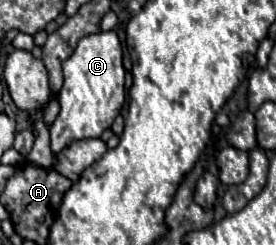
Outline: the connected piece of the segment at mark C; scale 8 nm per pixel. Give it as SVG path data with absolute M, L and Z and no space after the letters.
M102 31L84 37L82 41L78 41L76 51L64 61L62 67L64 67L64 85L58 93L60 113L54 125L50 127L54 153L58 153L74 139L100 137L120 115L120 109L126 101L126 87L124 87L126 71L122 65L122 43L116 31Z

